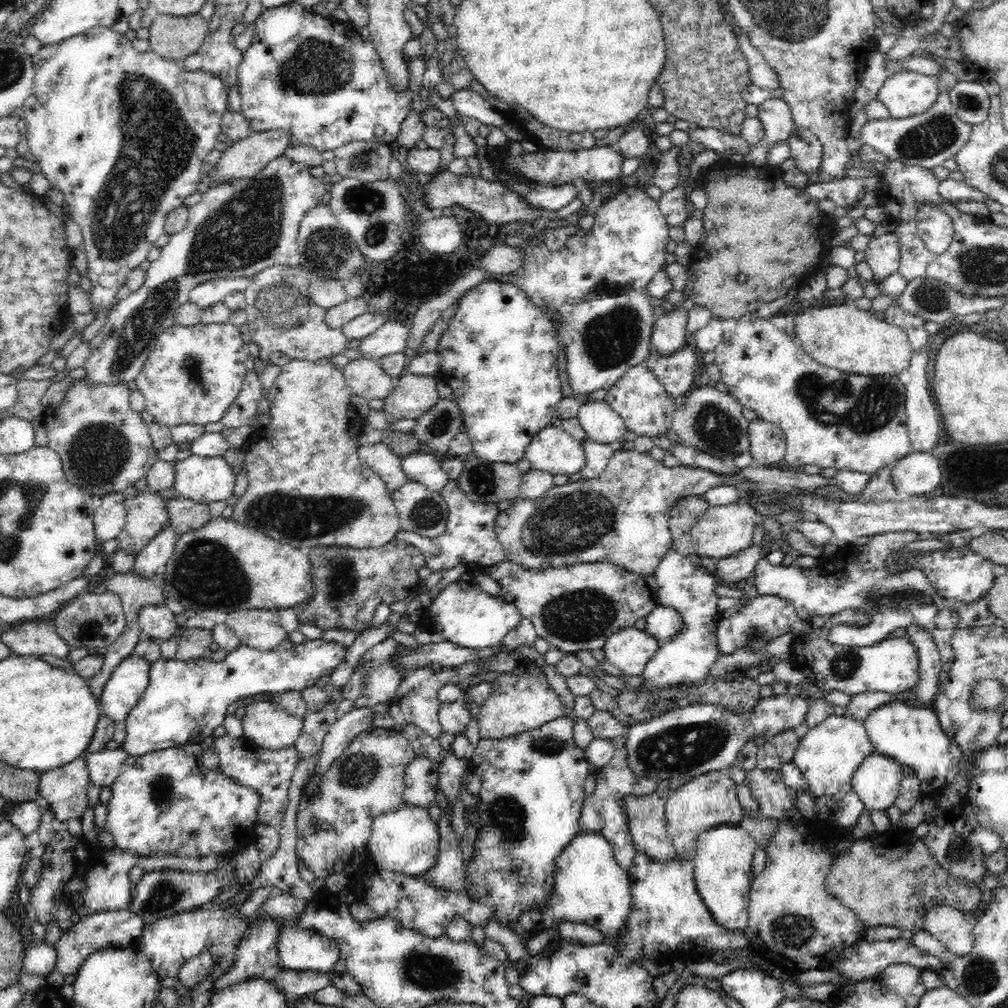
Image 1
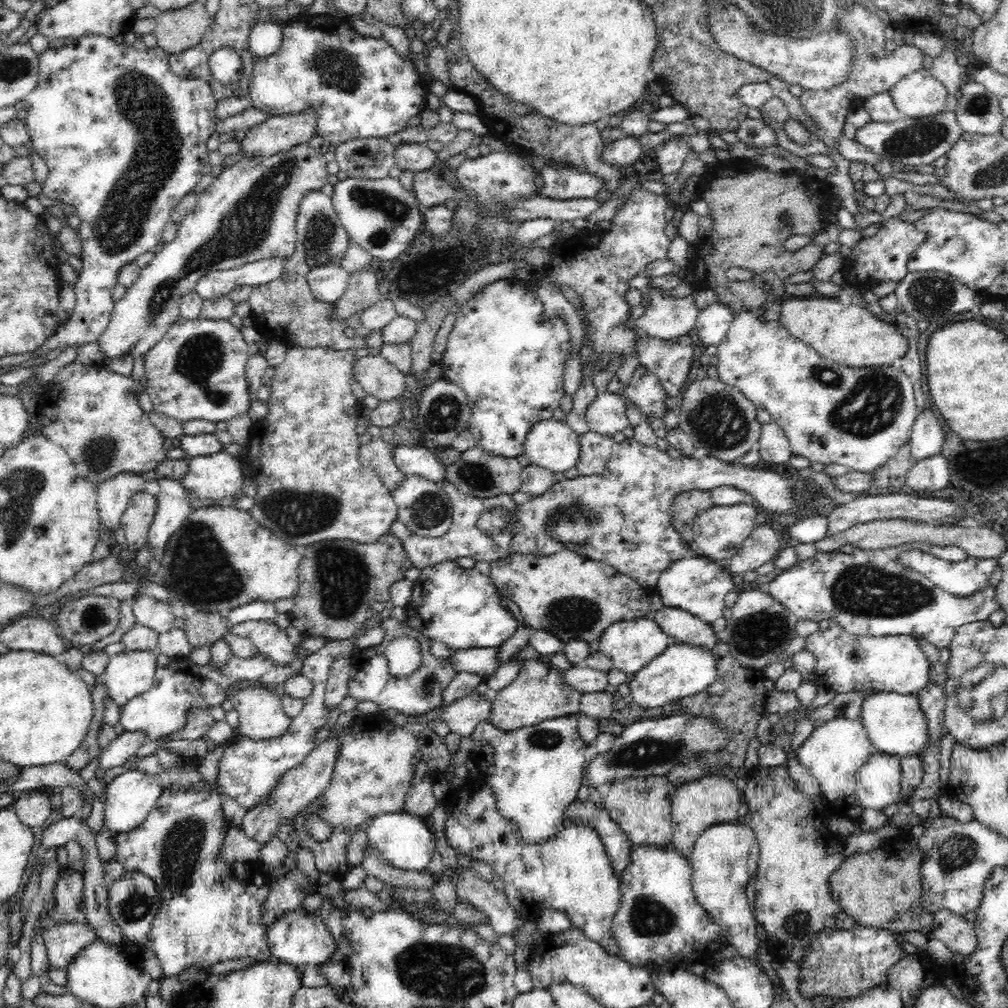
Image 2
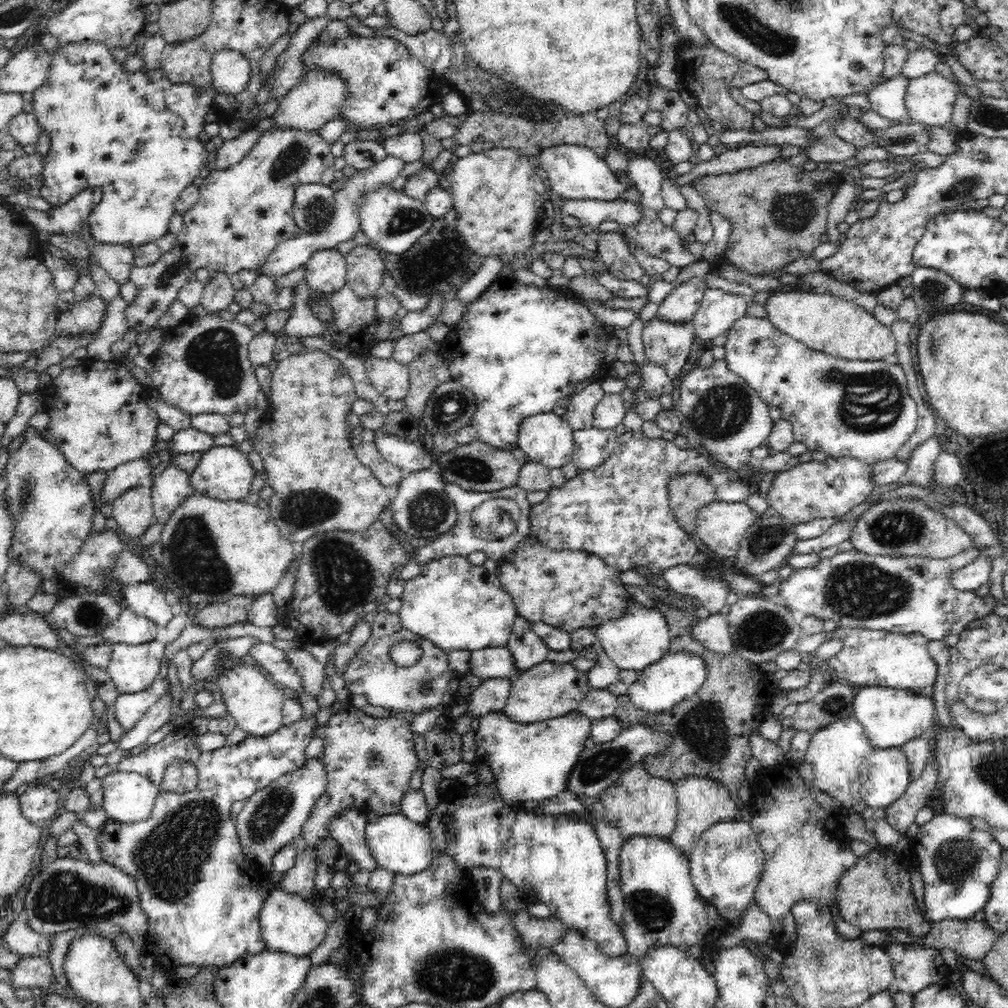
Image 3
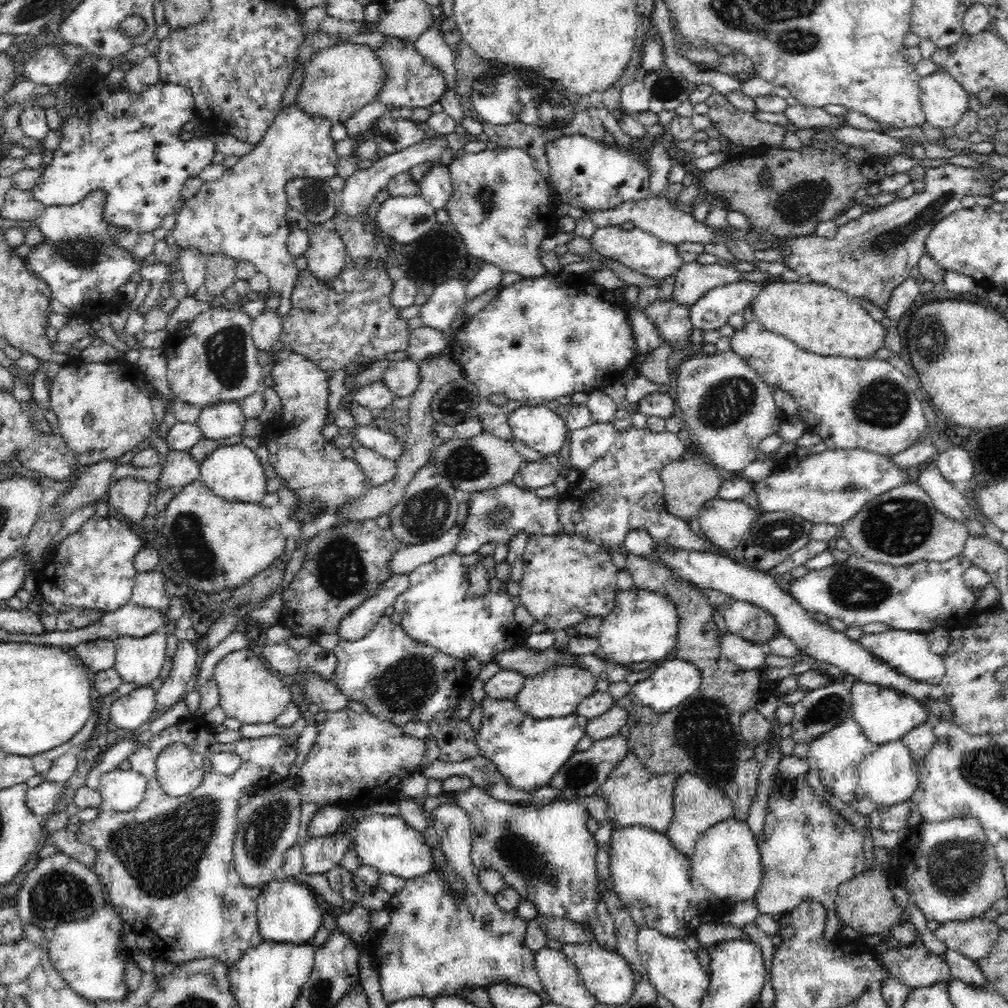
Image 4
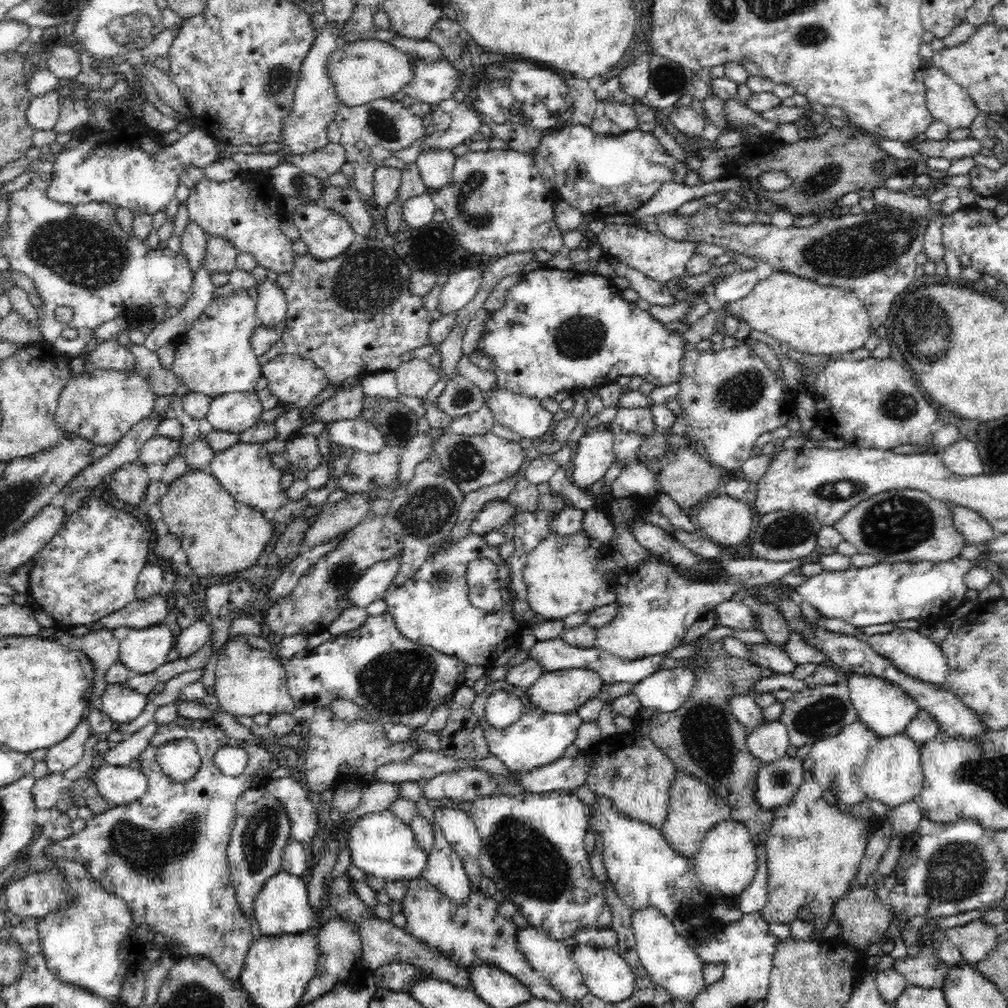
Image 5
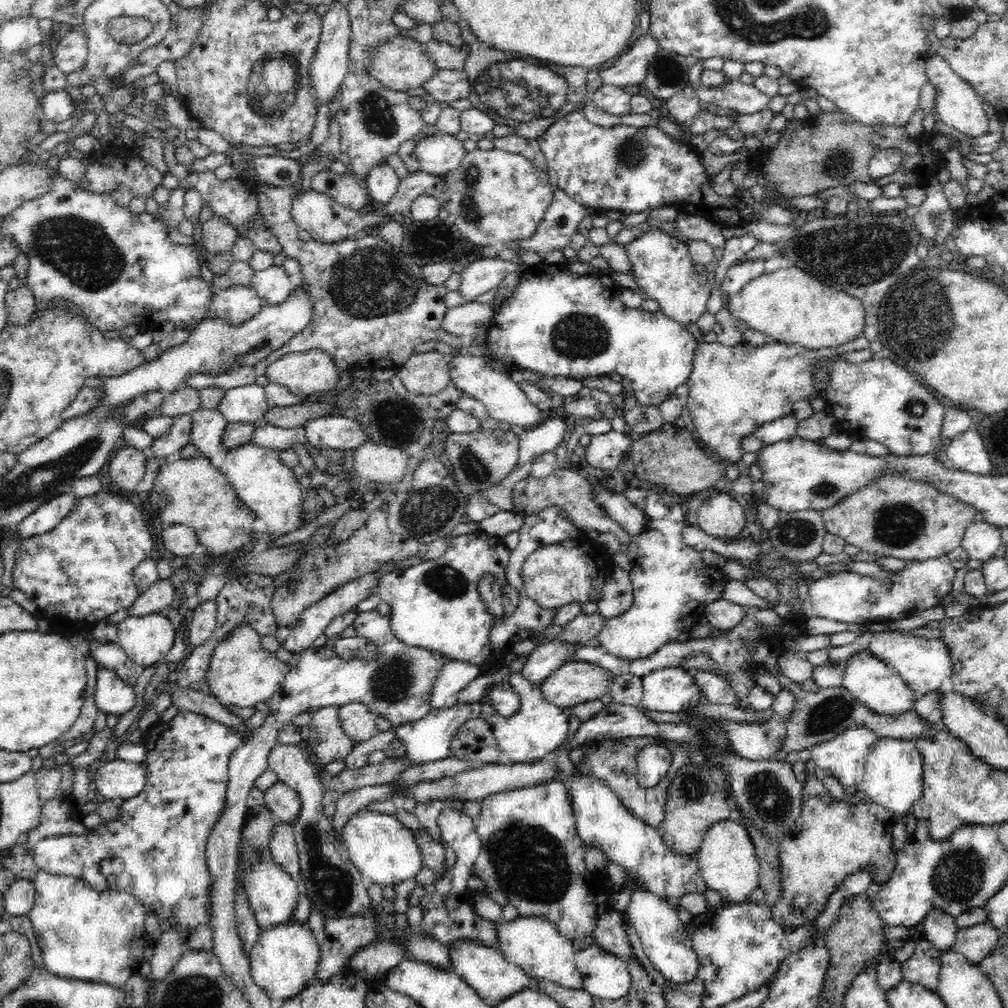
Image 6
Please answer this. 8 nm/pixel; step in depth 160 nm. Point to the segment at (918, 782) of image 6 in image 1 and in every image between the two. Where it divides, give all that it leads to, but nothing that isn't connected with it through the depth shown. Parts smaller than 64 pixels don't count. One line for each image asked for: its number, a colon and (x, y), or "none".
1: (877, 781)
2: (879, 783)
3: (884, 776)
4: (890, 775)
5: (892, 773)

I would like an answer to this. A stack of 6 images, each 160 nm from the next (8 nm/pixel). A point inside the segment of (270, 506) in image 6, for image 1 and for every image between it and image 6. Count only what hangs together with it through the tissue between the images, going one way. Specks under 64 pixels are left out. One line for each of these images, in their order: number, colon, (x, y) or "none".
1: (203, 480)
2: (216, 476)
3: (224, 472)
4: (234, 472)
5: (246, 471)

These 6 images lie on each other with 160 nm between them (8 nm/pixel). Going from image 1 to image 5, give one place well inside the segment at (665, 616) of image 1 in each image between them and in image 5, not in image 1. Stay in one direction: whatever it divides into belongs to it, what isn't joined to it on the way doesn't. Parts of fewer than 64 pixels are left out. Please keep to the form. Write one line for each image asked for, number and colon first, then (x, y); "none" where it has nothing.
2: (680, 626)
3: (712, 633)
4: (749, 656)
5: (770, 656)

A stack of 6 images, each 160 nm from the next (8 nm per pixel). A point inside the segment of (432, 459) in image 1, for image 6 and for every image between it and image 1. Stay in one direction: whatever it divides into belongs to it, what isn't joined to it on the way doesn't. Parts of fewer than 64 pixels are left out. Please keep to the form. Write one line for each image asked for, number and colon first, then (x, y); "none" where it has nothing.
2: (412, 460)
3: (411, 456)
4: (386, 444)
5: (359, 434)
6: (332, 432)

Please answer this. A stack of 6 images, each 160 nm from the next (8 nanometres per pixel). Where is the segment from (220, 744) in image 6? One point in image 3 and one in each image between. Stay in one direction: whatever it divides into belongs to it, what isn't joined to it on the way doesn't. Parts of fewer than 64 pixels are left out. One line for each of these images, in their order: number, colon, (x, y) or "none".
3: (202, 898)
4: (168, 865)
5: (165, 855)

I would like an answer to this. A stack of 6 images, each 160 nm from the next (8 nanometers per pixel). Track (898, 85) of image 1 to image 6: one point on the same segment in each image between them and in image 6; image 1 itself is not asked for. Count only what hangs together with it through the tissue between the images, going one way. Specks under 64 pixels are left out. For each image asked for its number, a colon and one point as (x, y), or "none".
2: (919, 94)
3: (929, 99)
4: (942, 99)
5: (947, 101)
6: (958, 106)

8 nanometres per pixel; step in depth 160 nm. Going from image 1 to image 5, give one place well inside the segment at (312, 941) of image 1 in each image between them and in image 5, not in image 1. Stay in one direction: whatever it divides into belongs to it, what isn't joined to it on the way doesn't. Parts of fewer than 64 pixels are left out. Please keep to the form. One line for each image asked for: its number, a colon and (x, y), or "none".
2: (299, 937)
3: (289, 924)
4: (287, 912)
5: (282, 907)

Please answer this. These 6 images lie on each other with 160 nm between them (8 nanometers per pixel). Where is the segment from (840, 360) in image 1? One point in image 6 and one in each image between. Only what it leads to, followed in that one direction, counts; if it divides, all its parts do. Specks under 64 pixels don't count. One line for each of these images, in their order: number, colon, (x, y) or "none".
2: (851, 335)
3: (824, 322)
4: (827, 321)
5: (821, 320)
6: (789, 305)

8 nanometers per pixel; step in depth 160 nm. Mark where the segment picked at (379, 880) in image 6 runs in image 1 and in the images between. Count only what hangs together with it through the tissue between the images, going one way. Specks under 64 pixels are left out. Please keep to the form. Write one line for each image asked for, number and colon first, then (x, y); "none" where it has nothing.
1: (406, 841)
2: (403, 840)
3: (404, 847)
4: (385, 842)
5: (382, 845)

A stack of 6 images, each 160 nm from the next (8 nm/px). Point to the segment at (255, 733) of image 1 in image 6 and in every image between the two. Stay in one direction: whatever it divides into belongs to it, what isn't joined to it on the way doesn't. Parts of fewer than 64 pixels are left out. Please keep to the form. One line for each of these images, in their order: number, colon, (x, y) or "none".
2: (261, 715)
3: (256, 703)
4: (250, 691)
5: (249, 681)
6: (240, 672)

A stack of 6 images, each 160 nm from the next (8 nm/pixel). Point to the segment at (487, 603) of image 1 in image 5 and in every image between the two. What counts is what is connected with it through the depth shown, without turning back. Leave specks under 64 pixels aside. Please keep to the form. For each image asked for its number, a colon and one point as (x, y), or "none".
2: (461, 607)
3: (456, 605)
4: (437, 609)
5: (432, 608)

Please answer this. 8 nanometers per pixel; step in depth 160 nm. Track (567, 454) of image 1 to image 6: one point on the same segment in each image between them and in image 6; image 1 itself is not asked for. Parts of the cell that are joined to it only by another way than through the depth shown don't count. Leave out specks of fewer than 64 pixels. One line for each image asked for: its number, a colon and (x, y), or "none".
2: (551, 444)
3: (547, 439)
4: (540, 428)
5: (525, 415)
6: (504, 400)

